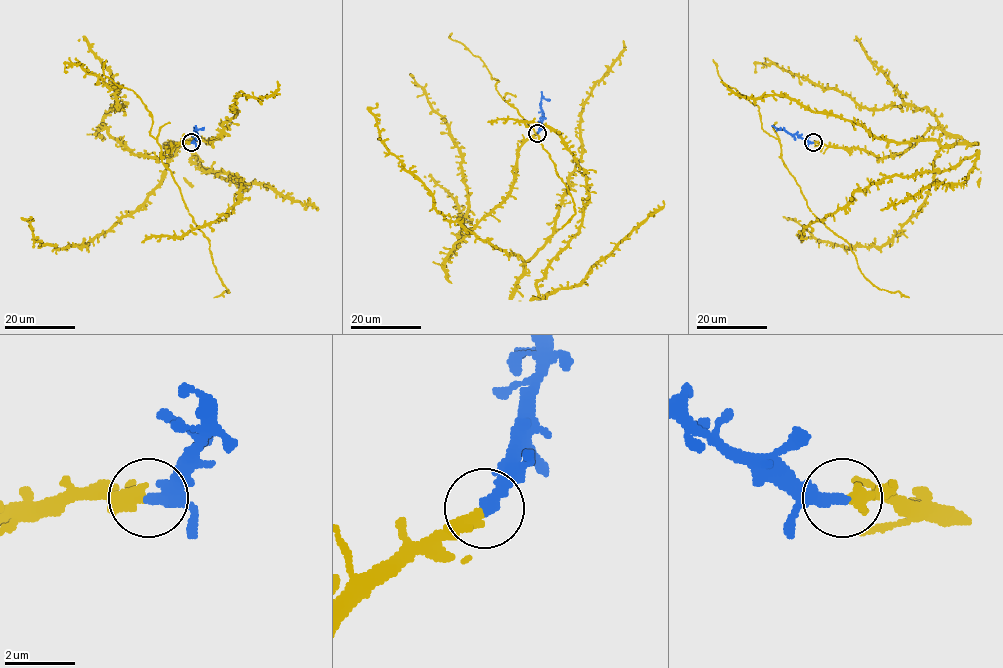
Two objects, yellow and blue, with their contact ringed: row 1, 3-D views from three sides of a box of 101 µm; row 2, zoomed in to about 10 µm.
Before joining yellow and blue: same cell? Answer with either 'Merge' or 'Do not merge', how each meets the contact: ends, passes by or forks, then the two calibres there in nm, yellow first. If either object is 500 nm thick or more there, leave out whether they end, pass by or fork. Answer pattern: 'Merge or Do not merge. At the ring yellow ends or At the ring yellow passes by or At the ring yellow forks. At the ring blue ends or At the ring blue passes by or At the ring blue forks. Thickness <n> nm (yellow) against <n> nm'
Do not merge. At the ring yellow ends. At the ring blue ends. Thickness 380 nm (yellow) against 380 nm

